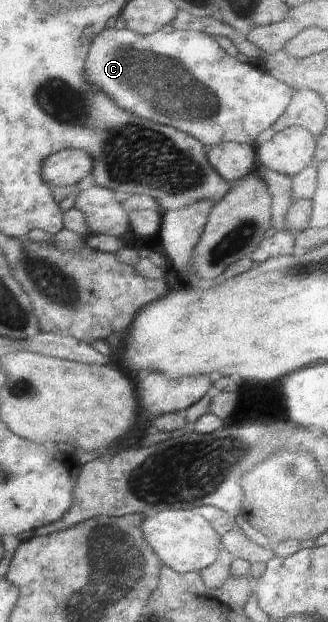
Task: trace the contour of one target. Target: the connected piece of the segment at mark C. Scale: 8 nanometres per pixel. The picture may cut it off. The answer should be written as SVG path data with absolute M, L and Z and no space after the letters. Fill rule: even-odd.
M104 28L88 50L86 78L98 90L103 90L112 102L122 110L134 112L140 118L154 120L160 124L170 124L182 132L196 136L204 146L214 146L223 142L237 142L255 146L258 134L272 126L286 110L293 88L272 76L262 67L254 67L241 62L220 48L212 35L200 31L174 29L166 32L160 29L143 35L132 29Z

